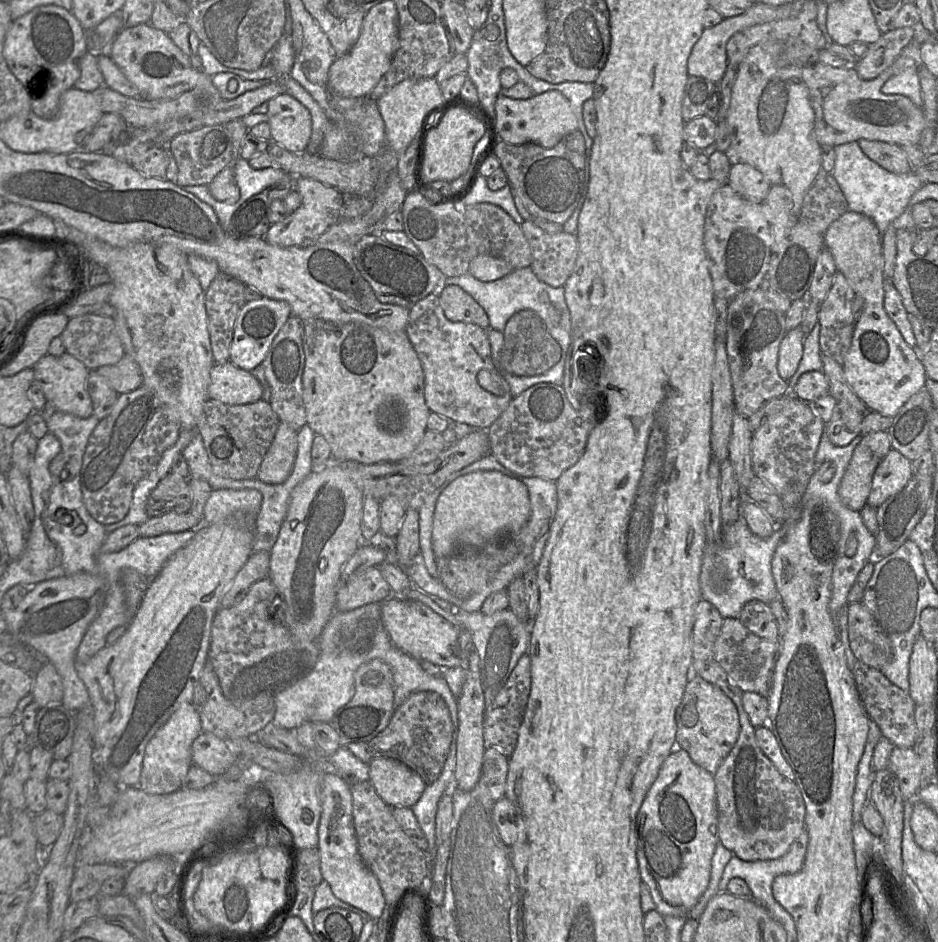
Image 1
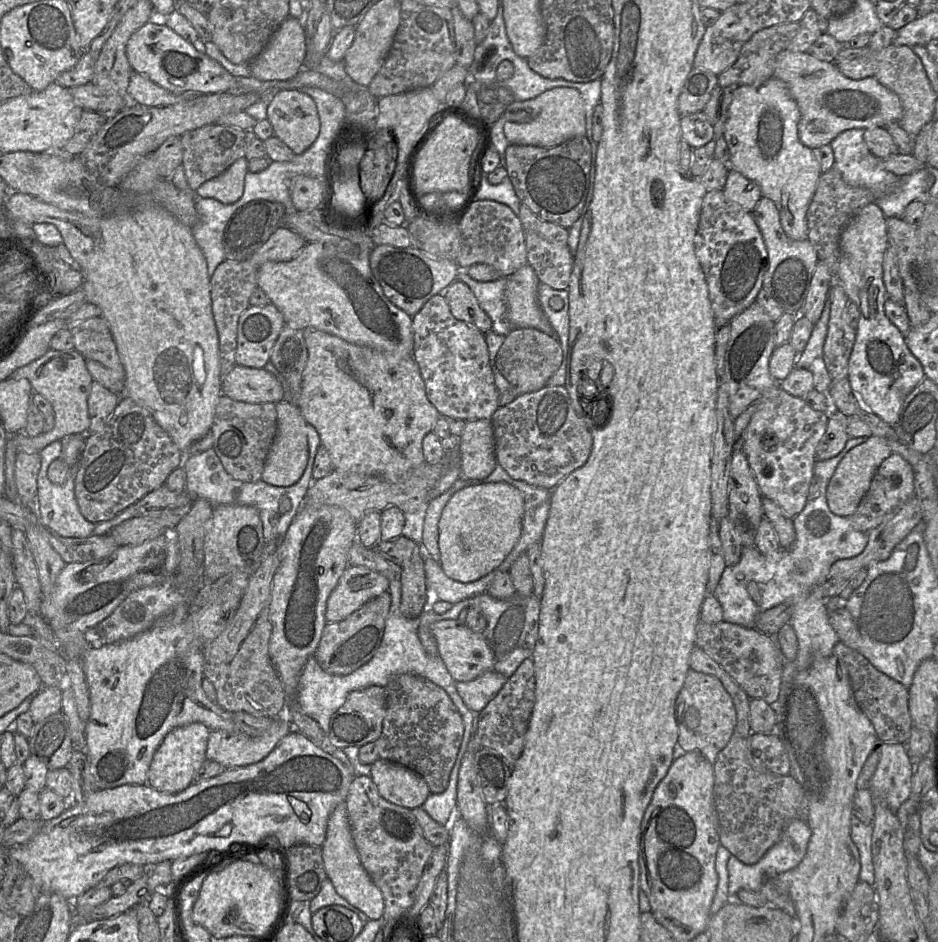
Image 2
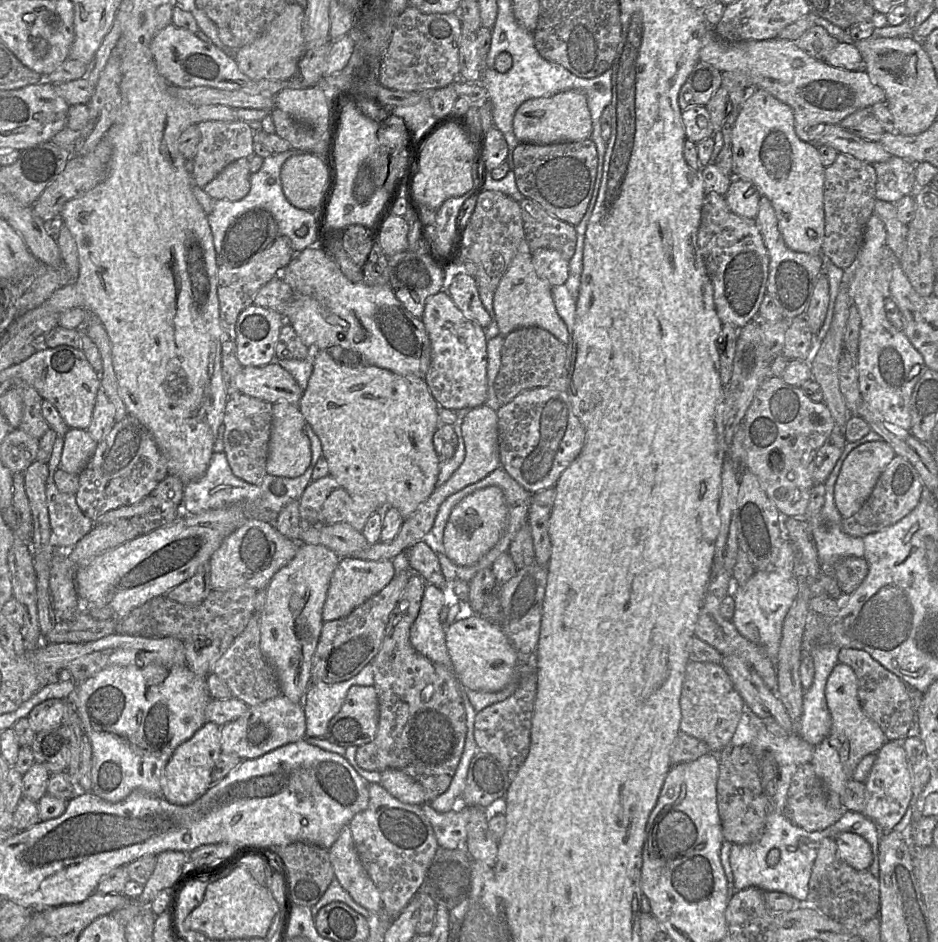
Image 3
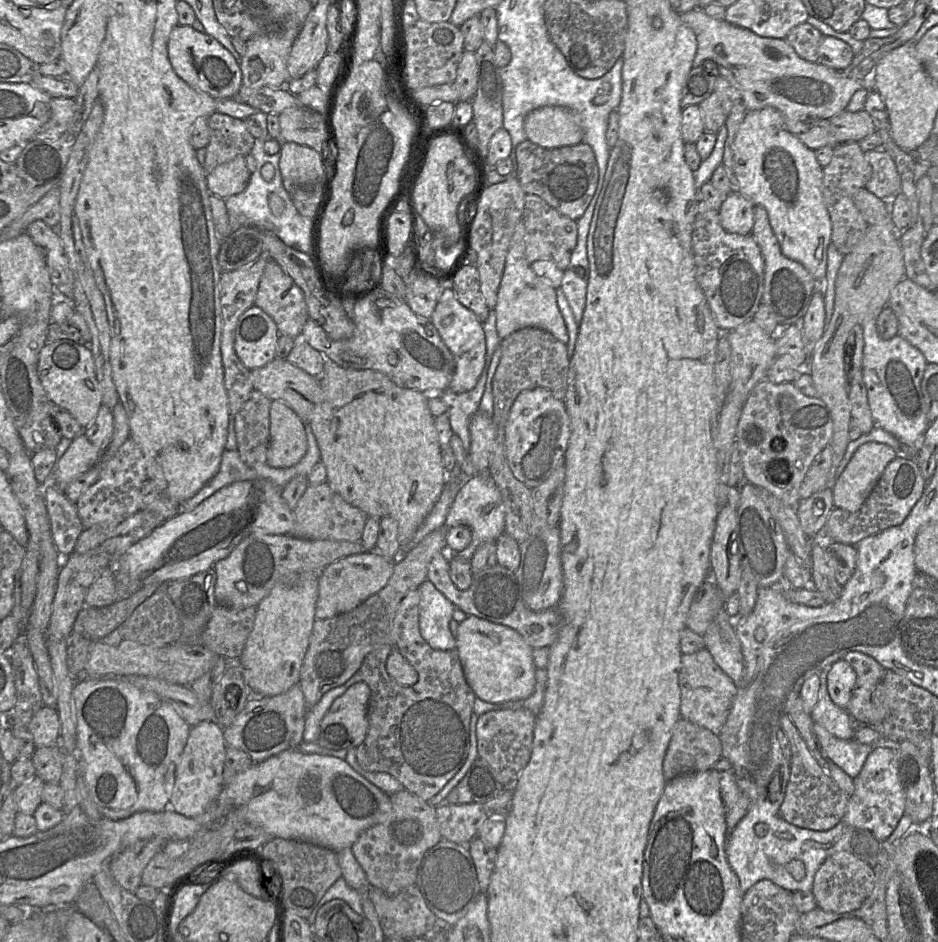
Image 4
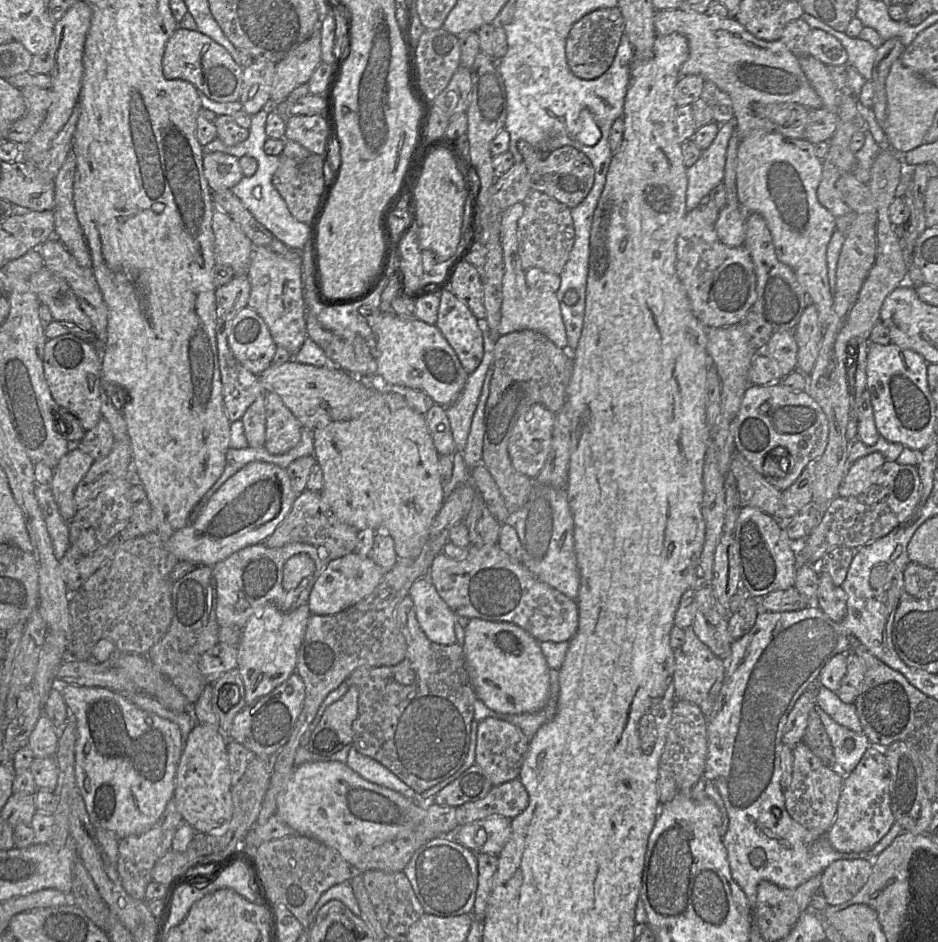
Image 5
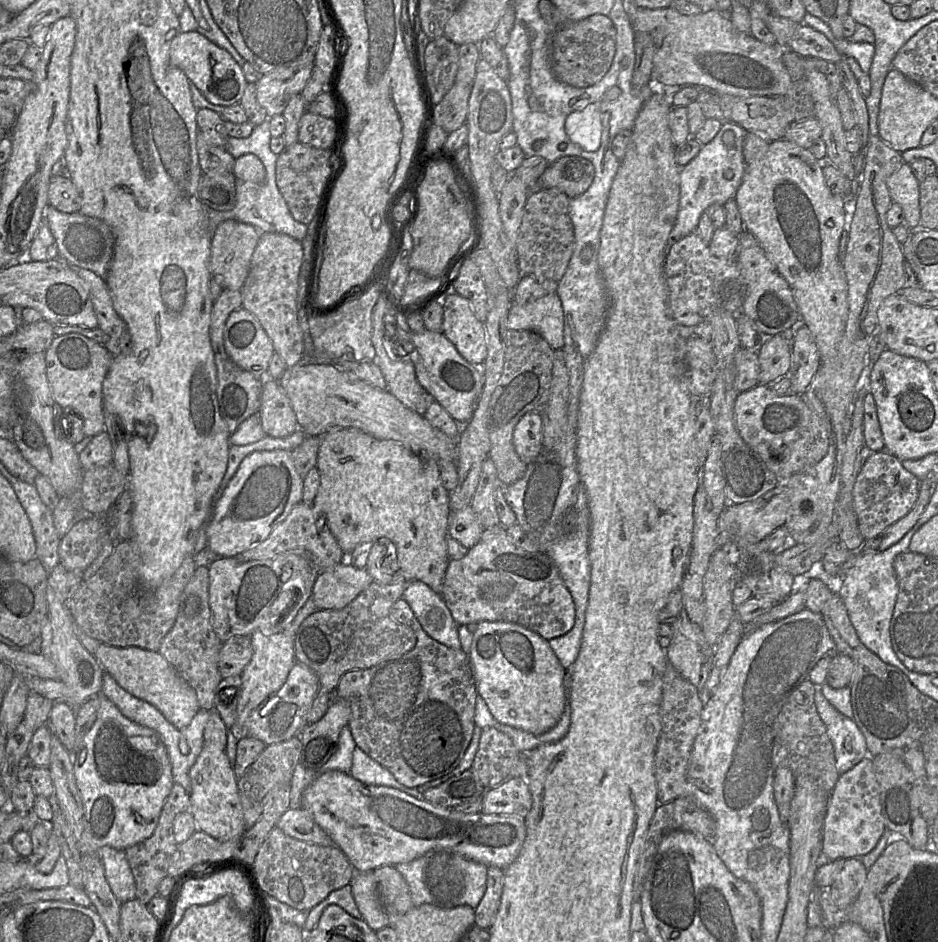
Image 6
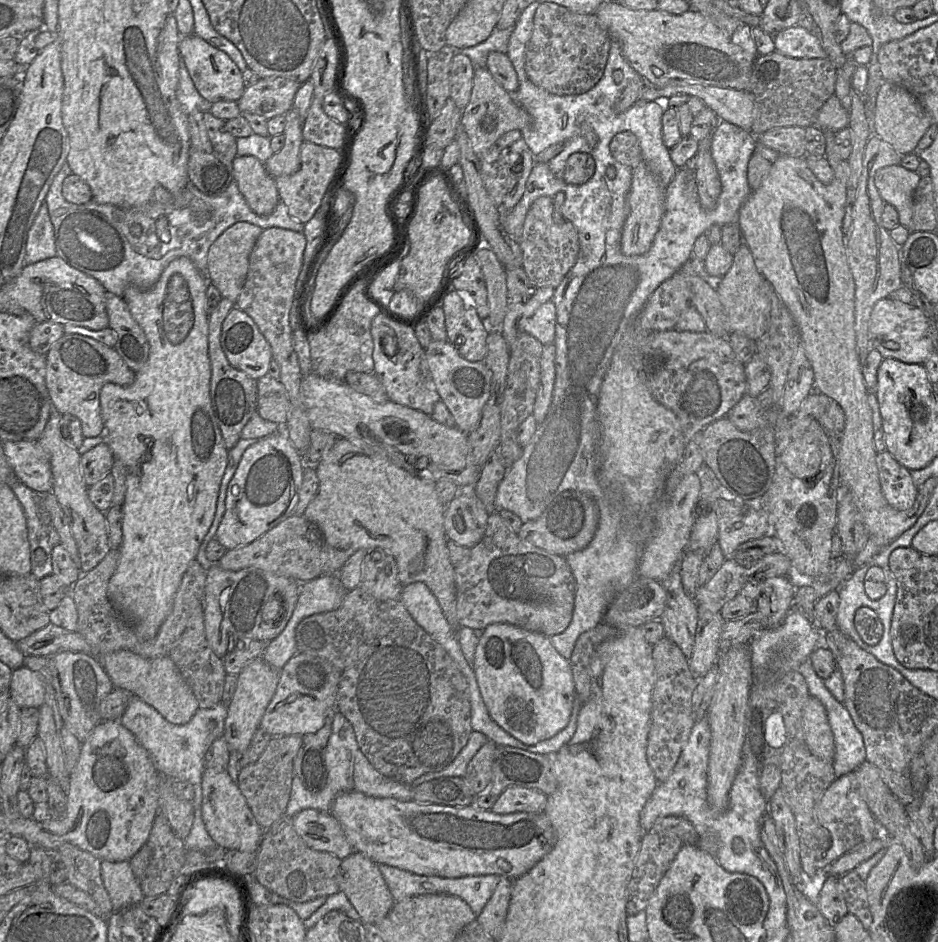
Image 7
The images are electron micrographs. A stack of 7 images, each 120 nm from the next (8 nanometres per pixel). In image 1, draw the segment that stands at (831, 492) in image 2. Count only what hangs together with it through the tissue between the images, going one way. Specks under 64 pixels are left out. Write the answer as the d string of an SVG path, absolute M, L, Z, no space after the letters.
M887 431L862 436L841 479L838 495L848 508L859 511L866 505L874 472L892 449Z

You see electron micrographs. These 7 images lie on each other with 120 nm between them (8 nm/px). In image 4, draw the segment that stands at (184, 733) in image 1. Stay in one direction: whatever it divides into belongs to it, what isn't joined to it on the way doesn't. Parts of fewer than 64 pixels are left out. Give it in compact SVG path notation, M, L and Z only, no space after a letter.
M215 720L202 721L192 726L184 750L176 765L175 779L171 790L170 808L185 817L201 815L222 791L223 769L227 744L223 729Z

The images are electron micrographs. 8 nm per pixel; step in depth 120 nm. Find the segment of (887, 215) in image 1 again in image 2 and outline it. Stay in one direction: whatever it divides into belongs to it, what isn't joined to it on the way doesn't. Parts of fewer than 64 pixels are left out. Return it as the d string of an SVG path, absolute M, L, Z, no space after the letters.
M849 129L841 132L831 143L834 168L842 179L852 187L863 187L873 192L876 200L888 194L899 177L880 165L864 142L866 129Z

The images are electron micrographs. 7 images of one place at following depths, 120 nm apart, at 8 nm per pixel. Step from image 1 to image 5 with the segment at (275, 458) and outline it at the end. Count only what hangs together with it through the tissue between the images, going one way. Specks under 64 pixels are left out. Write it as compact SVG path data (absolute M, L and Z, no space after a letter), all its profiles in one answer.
M266 392L265 411L264 447L272 455L283 455L300 442L302 425L276 393Z

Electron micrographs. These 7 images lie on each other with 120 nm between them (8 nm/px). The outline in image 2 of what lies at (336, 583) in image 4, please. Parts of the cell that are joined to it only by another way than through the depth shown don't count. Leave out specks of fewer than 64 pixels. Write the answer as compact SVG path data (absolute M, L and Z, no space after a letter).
M349 565L332 591L326 606L328 623L346 619L365 603L388 592L390 580L365 566Z

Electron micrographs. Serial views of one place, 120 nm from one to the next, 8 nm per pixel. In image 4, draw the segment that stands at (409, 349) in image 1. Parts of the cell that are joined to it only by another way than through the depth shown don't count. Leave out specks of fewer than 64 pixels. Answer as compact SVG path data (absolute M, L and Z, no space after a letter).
M325 359L323 373L319 377L320 385L323 390L323 399L313 410L309 424L316 438L321 461L323 462L327 482L337 494L339 494L347 503L360 509L368 517L382 518L390 516L398 523L398 542L400 545L407 544L414 537L420 525L423 523L429 512L439 499L445 486L448 473L446 473L441 456L441 447L438 441L438 434L435 428L435 417L428 408L428 395L432 393L421 393L415 390L406 389L396 385L389 377L381 372L372 369L353 369L337 365L332 361Z

